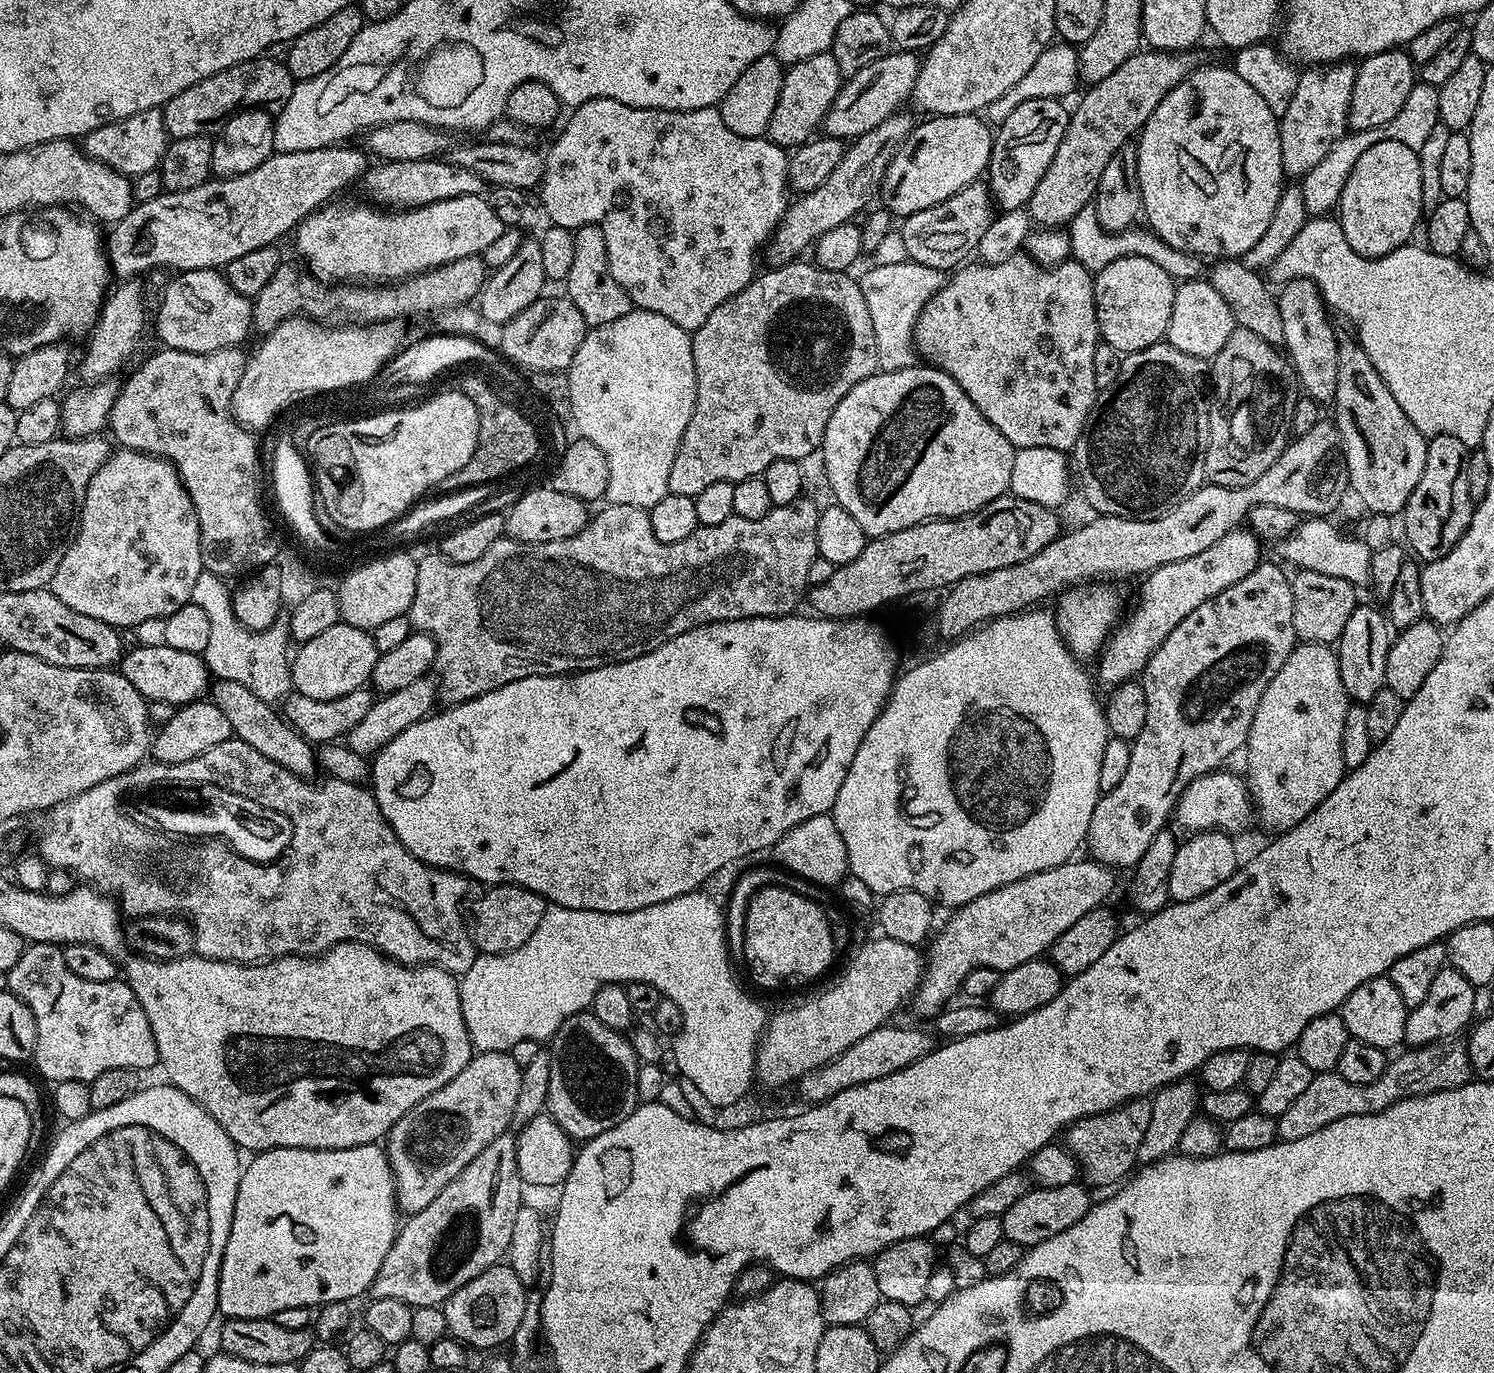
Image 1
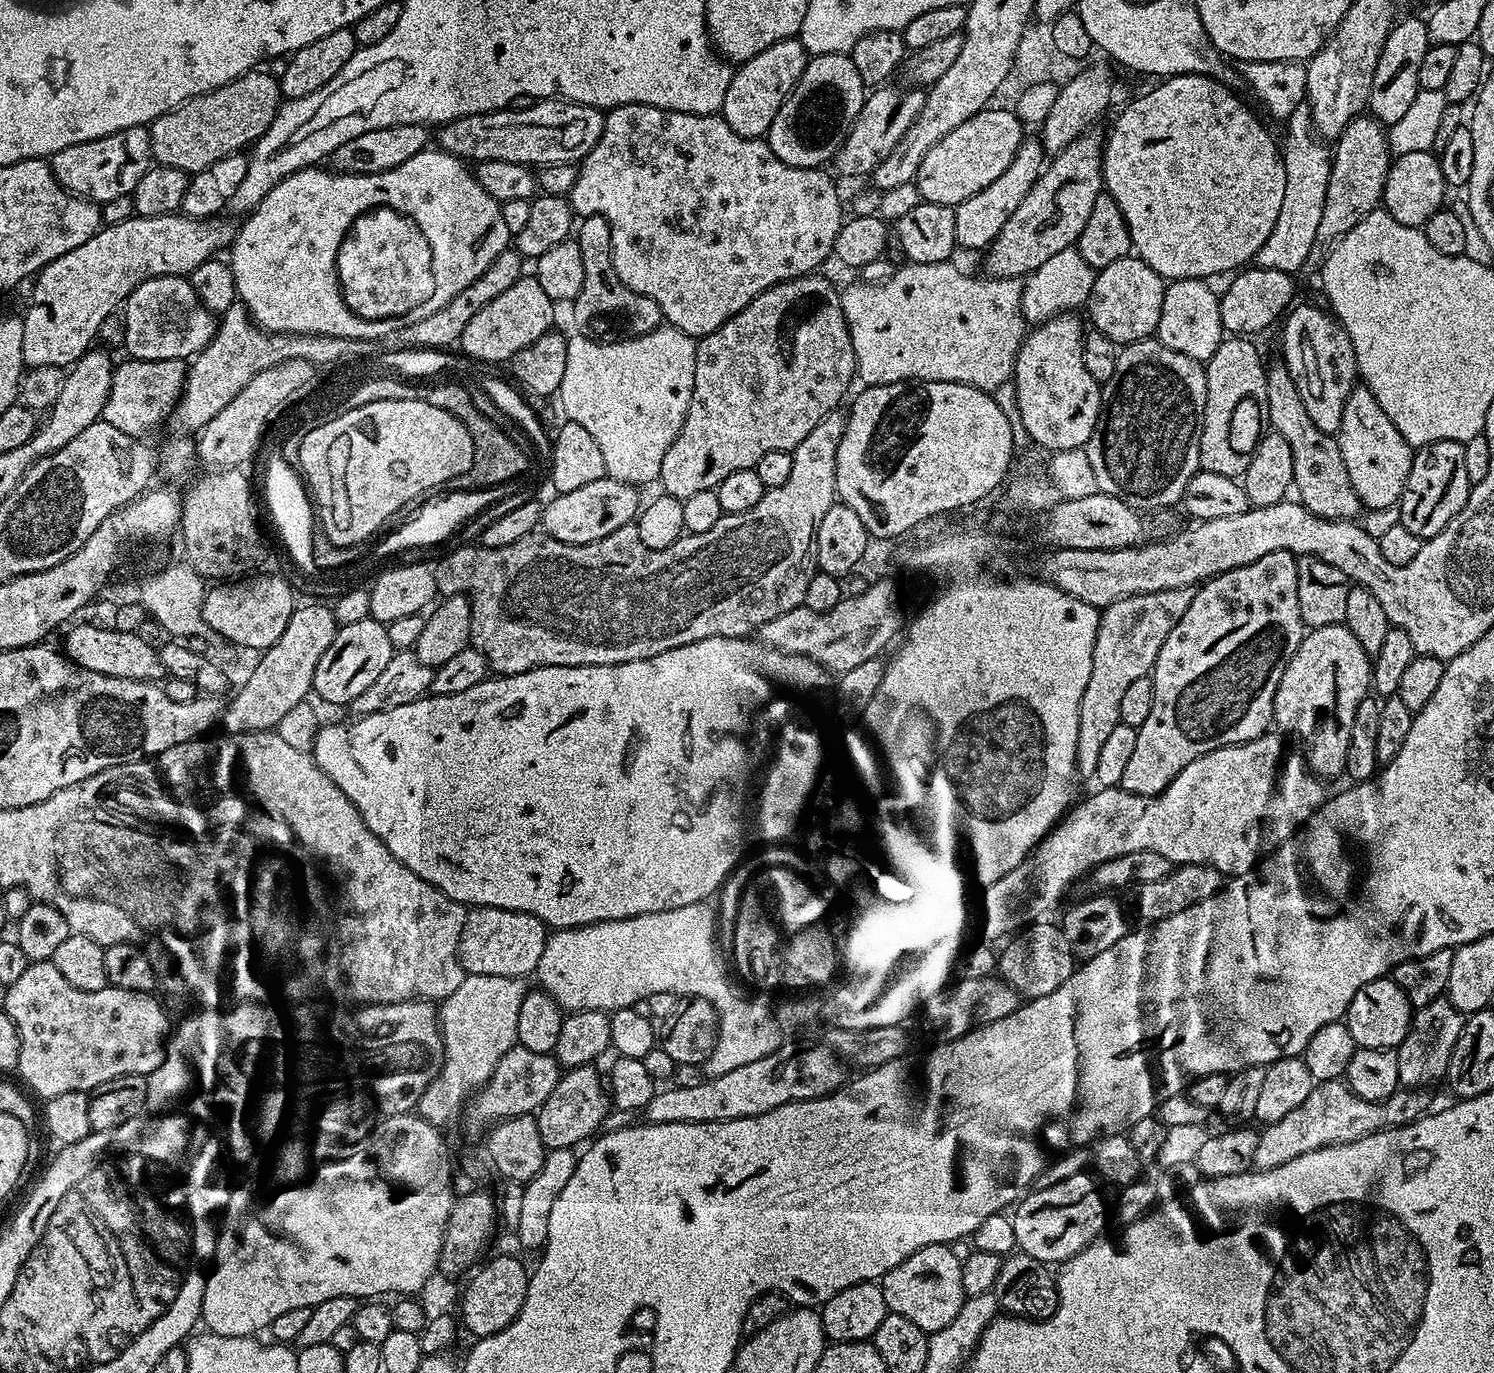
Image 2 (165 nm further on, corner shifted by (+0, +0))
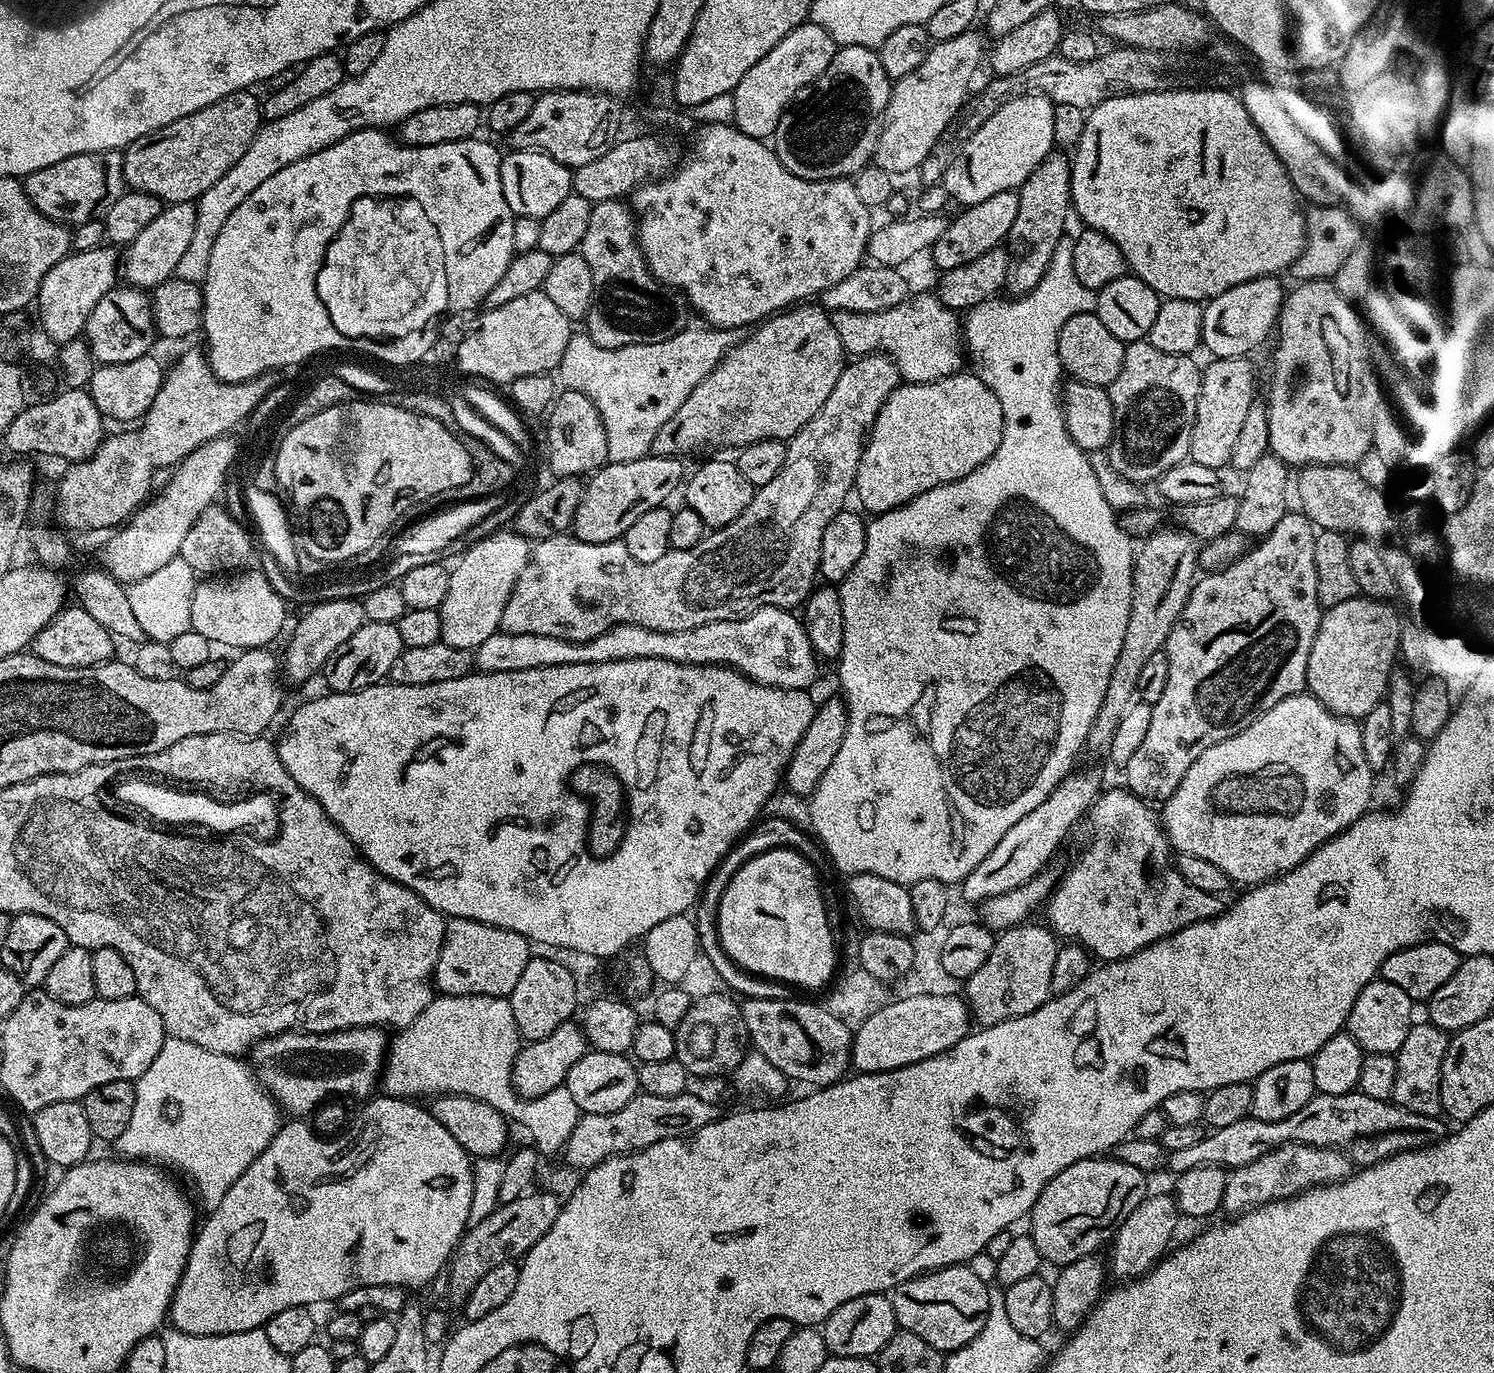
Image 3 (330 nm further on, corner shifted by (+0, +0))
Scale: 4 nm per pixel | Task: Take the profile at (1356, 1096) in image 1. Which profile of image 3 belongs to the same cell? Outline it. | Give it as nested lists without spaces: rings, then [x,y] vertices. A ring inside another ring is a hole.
[[[1283,1144],[1280,1148],[1270,1150],[1262,1158],[1228,1172],[1223,1211],[1239,1214],[1260,1204],[1269,1204],[1272,1200],[1286,1200],[1305,1192],[1307,1188],[1318,1188],[1321,1184],[1337,1184],[1339,1180],[1347,1180],[1353,1171],[1352,1161],[1338,1148]]]

